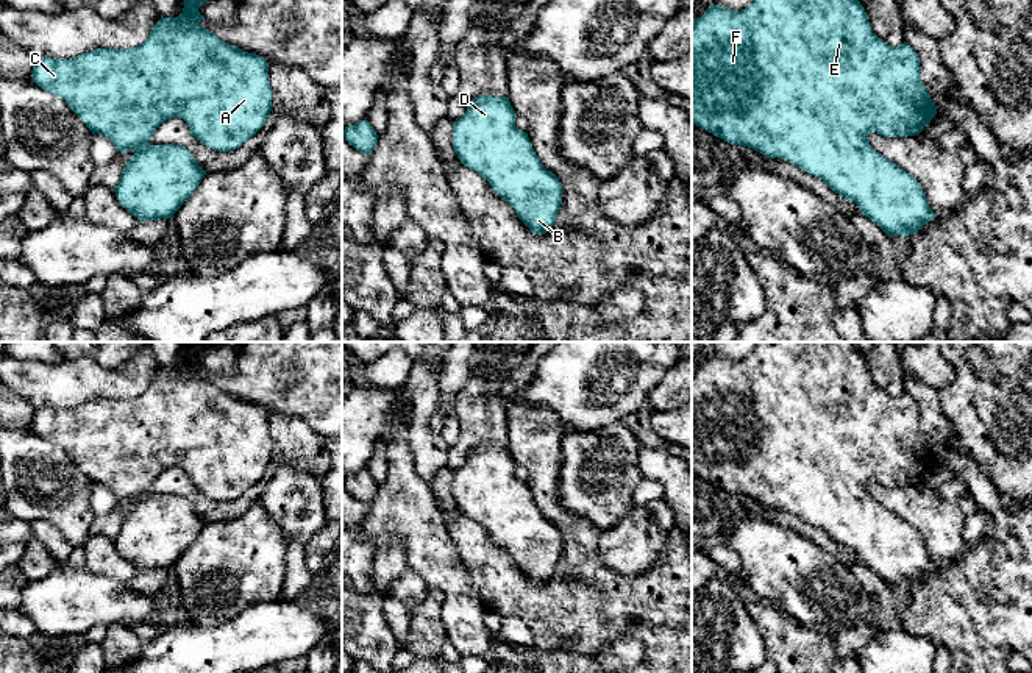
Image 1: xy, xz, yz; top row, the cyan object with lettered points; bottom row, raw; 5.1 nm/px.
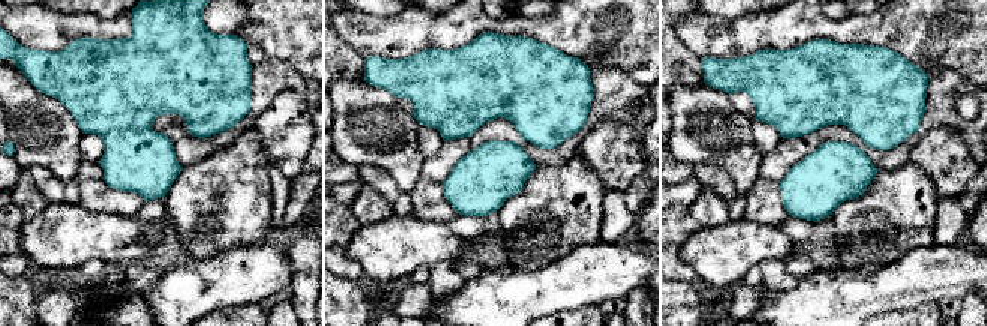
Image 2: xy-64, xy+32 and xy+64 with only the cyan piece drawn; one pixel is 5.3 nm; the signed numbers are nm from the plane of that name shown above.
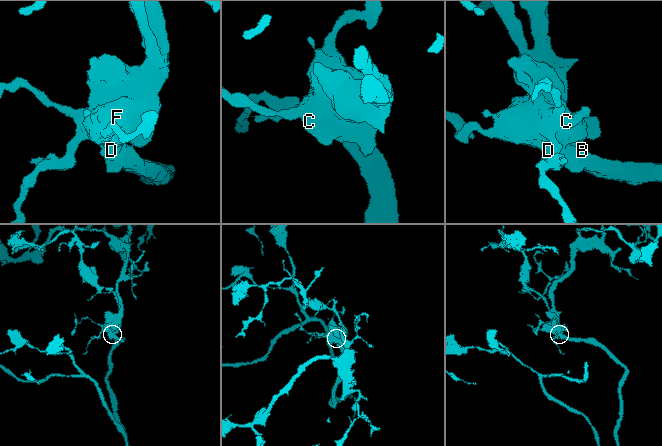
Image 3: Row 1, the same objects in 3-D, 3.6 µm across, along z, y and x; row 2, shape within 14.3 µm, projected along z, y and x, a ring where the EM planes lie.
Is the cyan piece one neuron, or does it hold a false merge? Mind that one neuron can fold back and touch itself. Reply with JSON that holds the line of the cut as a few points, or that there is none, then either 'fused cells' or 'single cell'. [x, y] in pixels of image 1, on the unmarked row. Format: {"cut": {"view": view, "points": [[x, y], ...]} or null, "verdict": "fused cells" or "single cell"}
{"cut": null, "verdict": "single cell"}

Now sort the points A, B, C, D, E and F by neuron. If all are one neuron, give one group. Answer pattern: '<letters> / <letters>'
A B C D E F

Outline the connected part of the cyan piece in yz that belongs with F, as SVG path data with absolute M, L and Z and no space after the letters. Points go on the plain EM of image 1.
M757 342L754 351L745 359L734 361L712 354L692 373L692 473L728 493L753 498L768 507L781 507L823 529L835 543L854 551L860 562L888 586L906 587L915 584L937 565L931 559L921 534L906 520L876 501L867 487L870 482L877 482L884 487L920 484L935 464L935 451L929 447L921 431L916 401L907 392L891 397L879 389L873 383L865 358L856 348L854 342Z

